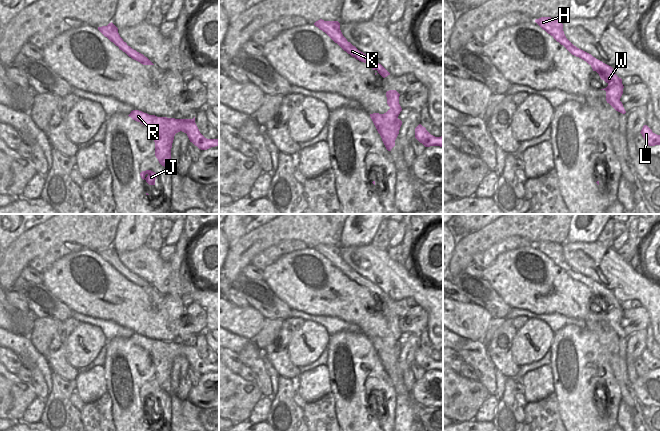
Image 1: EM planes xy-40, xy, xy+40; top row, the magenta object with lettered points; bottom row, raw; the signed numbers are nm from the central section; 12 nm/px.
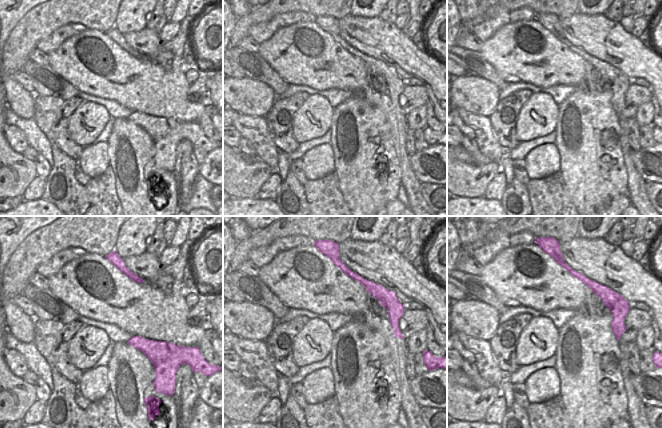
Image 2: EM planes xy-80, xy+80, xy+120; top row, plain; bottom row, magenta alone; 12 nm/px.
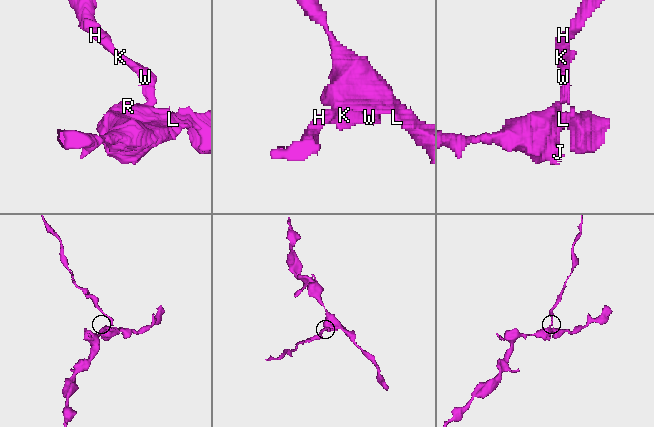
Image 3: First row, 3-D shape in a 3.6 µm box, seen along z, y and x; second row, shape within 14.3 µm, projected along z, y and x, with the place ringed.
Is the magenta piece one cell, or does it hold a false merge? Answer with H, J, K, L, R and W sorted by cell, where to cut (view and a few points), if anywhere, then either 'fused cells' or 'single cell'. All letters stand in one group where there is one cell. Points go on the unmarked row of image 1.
H K W / J L R; cut in xy along (390, 331), (397, 340); fused cells

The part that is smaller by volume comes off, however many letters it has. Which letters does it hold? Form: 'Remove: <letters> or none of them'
Remove: H, K, W

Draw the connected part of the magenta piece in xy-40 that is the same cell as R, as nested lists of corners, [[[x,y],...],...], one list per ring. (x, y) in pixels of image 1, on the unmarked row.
[[[133,334],[128,339],[133,344],[140,346],[150,355],[151,360],[155,366],[155,380],[159,387],[171,395],[171,372],[176,357],[182,355],[187,358],[190,366],[197,370],[201,374],[207,374],[211,371],[219,370],[218,363],[207,363],[199,355],[195,341],[193,343],[175,343],[167,341],[157,341],[155,339],[149,339],[139,334]]]

